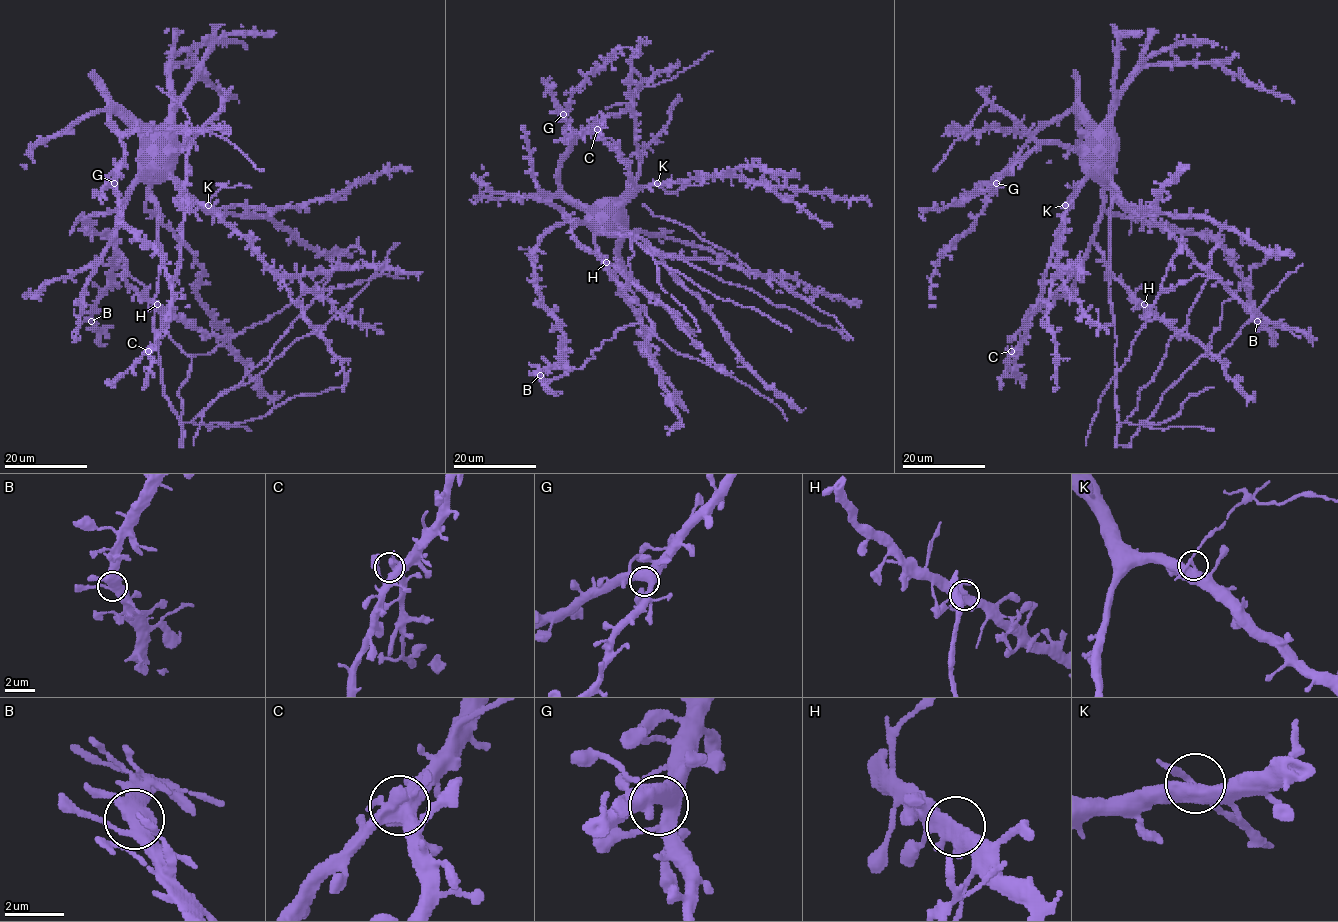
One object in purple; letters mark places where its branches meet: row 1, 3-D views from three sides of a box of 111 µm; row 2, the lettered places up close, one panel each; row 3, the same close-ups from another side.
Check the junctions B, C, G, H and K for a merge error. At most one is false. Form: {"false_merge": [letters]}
{"false_merge": ["K"]}

